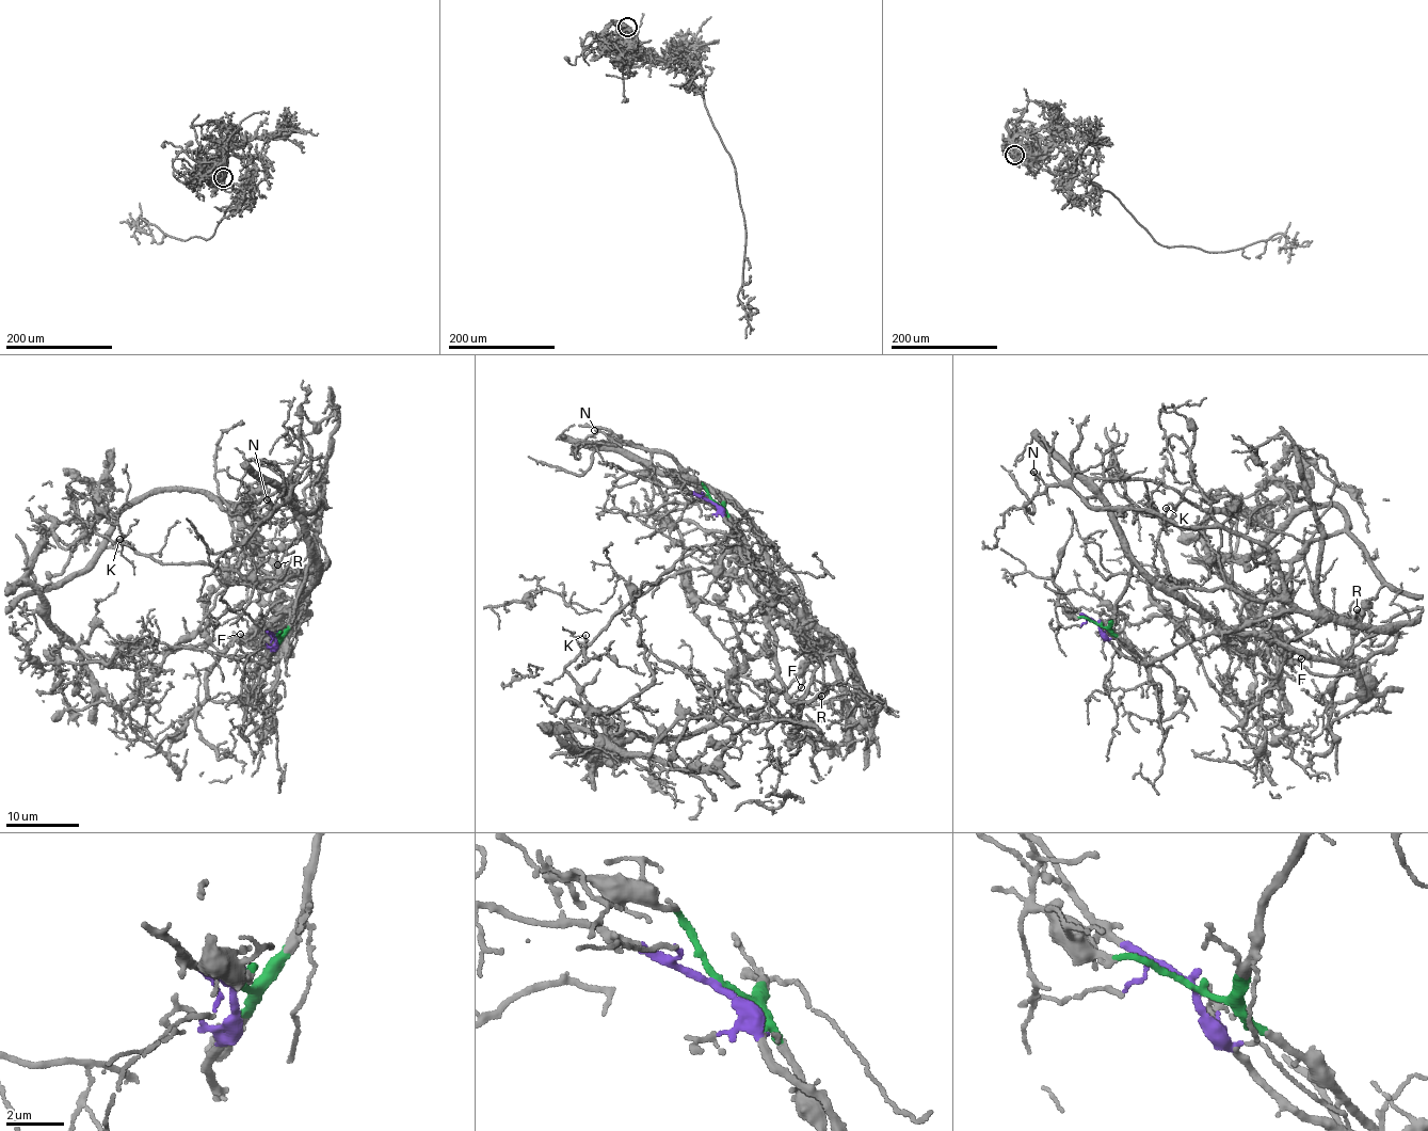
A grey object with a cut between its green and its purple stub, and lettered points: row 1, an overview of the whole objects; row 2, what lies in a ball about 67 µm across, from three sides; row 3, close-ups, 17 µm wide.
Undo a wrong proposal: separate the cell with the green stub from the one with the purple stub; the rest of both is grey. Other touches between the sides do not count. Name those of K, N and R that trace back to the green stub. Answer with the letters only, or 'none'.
R

